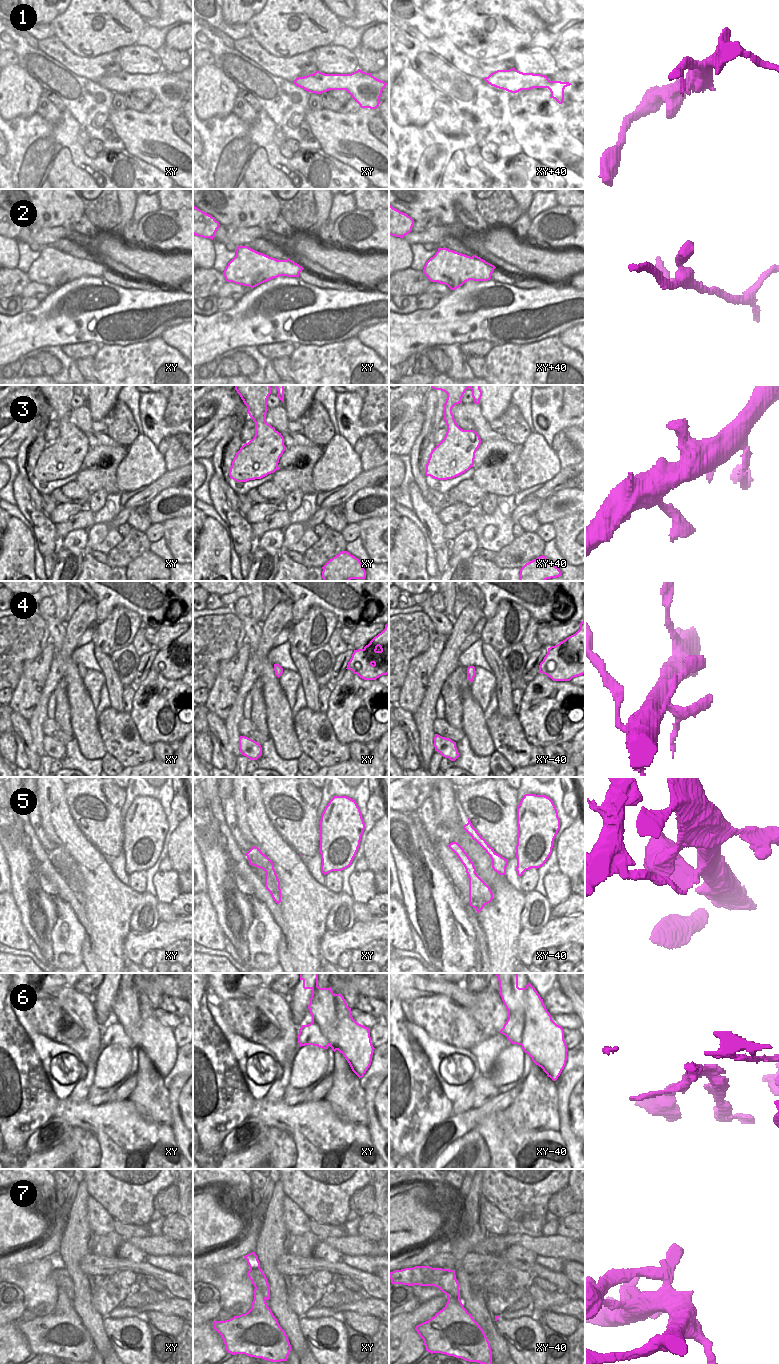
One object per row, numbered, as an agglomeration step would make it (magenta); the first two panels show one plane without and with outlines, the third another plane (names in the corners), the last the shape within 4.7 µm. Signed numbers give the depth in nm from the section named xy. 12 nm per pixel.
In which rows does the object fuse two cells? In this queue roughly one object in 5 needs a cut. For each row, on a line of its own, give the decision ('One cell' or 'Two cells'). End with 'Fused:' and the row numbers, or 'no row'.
1: One cell
2: One cell
3: One cell
4: One cell
5: One cell
6: Two cells
7: Two cells
Fused: 6, 7

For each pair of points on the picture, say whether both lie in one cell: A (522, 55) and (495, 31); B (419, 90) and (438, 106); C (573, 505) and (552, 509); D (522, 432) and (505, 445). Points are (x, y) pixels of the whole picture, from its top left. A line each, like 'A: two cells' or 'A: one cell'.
A: two cells
B: two cells
C: one cell
D: two cells

